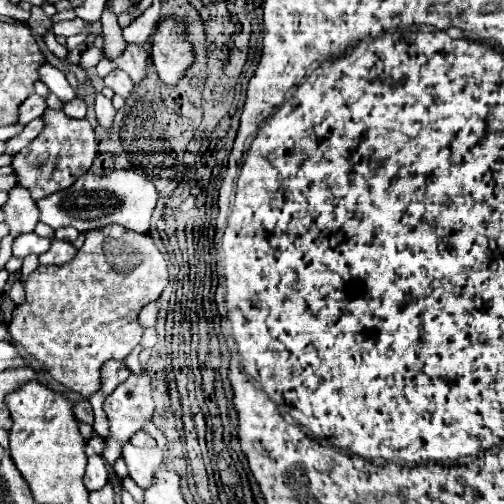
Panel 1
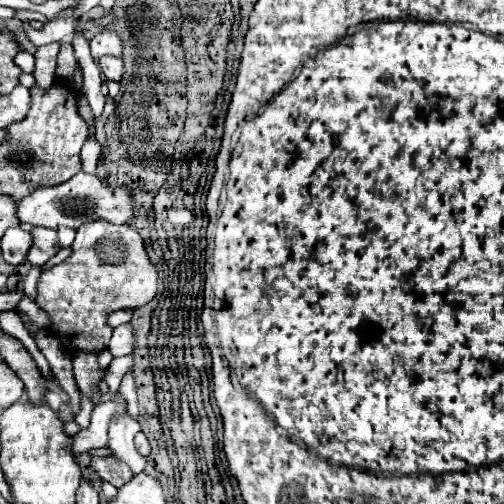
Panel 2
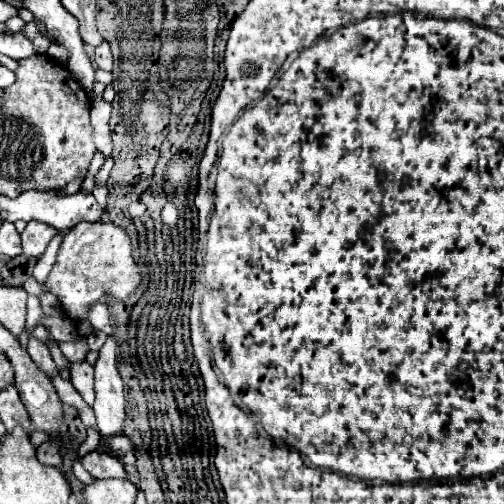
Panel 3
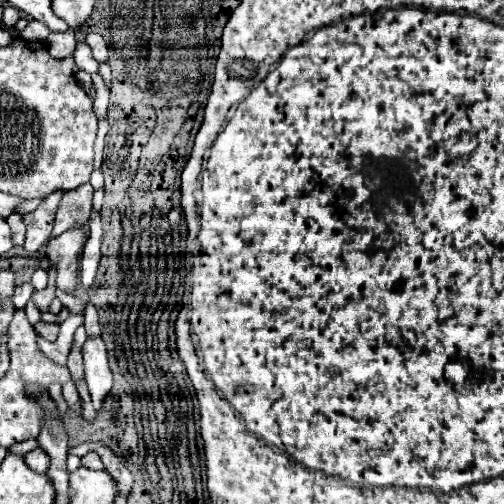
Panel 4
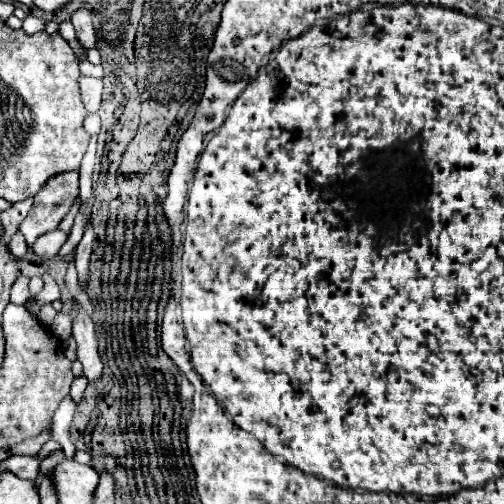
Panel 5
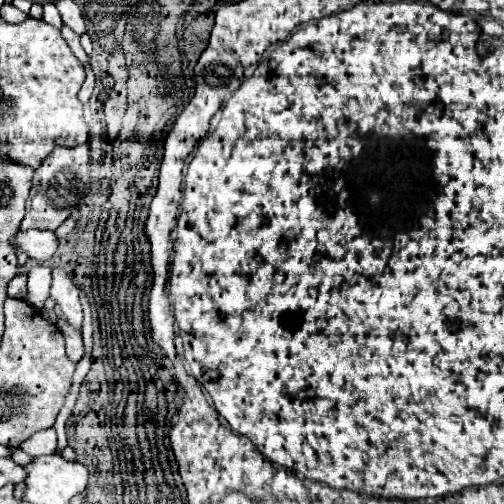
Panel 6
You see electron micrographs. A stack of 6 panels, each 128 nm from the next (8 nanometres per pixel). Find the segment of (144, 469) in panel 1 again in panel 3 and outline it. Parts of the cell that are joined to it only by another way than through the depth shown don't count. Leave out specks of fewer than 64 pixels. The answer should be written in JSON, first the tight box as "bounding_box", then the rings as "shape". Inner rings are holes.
{"bounding_box":[94,336,126,438],"shape":[[[108,336],[100,350],[100,358],[94,366],[94,388],[96,388],[94,412],[98,420],[98,430],[102,432],[102,436],[108,438],[124,434],[126,420],[124,386],[116,370],[116,354],[118,354],[116,338]]]}

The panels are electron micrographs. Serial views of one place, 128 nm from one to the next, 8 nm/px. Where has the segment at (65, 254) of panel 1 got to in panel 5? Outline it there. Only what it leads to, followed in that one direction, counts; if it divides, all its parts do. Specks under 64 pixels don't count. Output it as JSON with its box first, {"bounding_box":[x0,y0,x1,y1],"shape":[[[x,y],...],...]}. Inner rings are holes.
{"bounding_box":[20,172,78,248],"shape":[[[64,172],[50,178],[44,188],[34,196],[34,206],[20,224],[28,248],[38,236],[58,228],[60,220],[68,214],[74,198],[78,196],[78,172]]]}

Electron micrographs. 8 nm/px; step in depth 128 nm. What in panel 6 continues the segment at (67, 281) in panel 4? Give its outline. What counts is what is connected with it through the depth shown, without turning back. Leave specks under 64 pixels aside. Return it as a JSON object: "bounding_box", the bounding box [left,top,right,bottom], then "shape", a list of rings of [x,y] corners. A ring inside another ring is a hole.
{"bounding_box":[14,230,58,260],"shape":[[[28,230],[28,232],[18,232],[14,244],[22,248],[30,258],[48,260],[58,248],[58,238],[50,230]]]}

